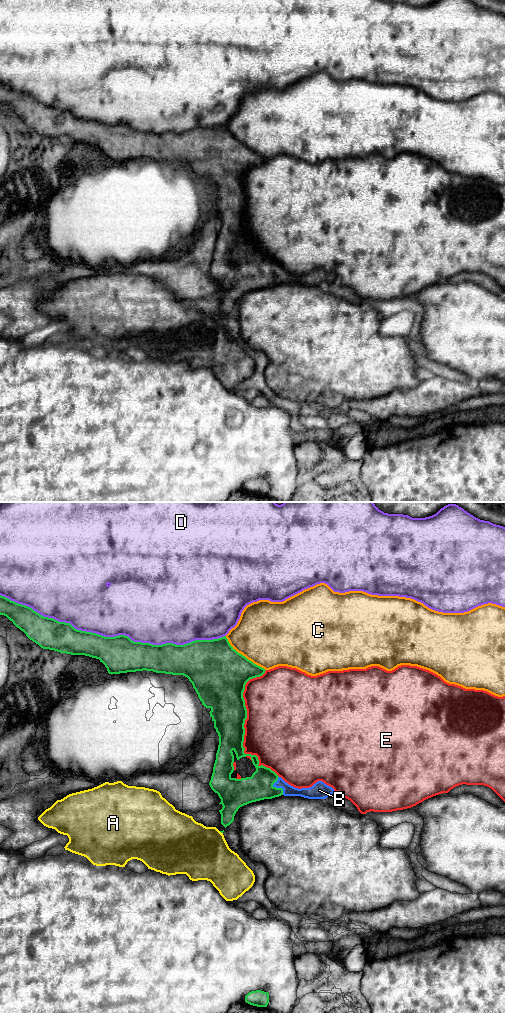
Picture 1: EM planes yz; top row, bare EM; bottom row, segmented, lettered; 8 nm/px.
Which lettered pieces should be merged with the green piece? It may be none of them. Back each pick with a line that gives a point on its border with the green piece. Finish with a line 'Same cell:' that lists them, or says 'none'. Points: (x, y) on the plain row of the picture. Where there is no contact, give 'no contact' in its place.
B: yz (275, 275)
Same cell: B

